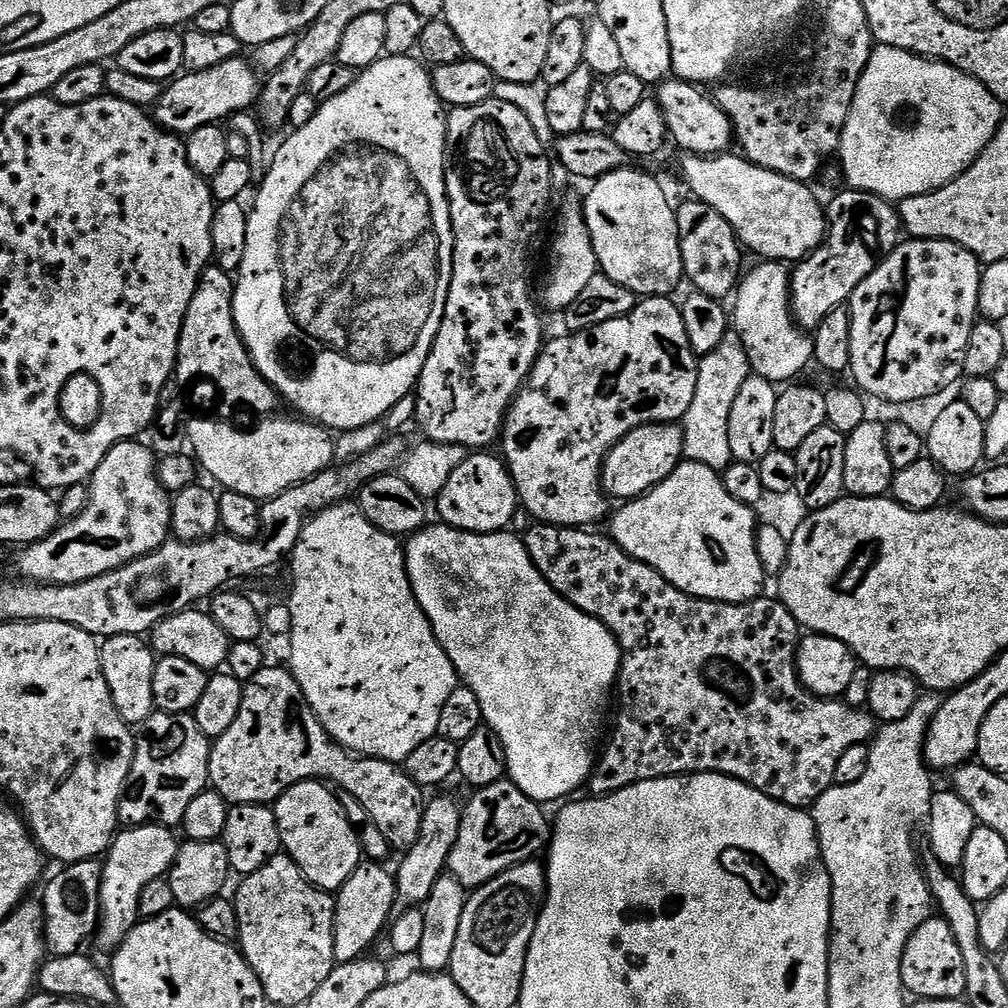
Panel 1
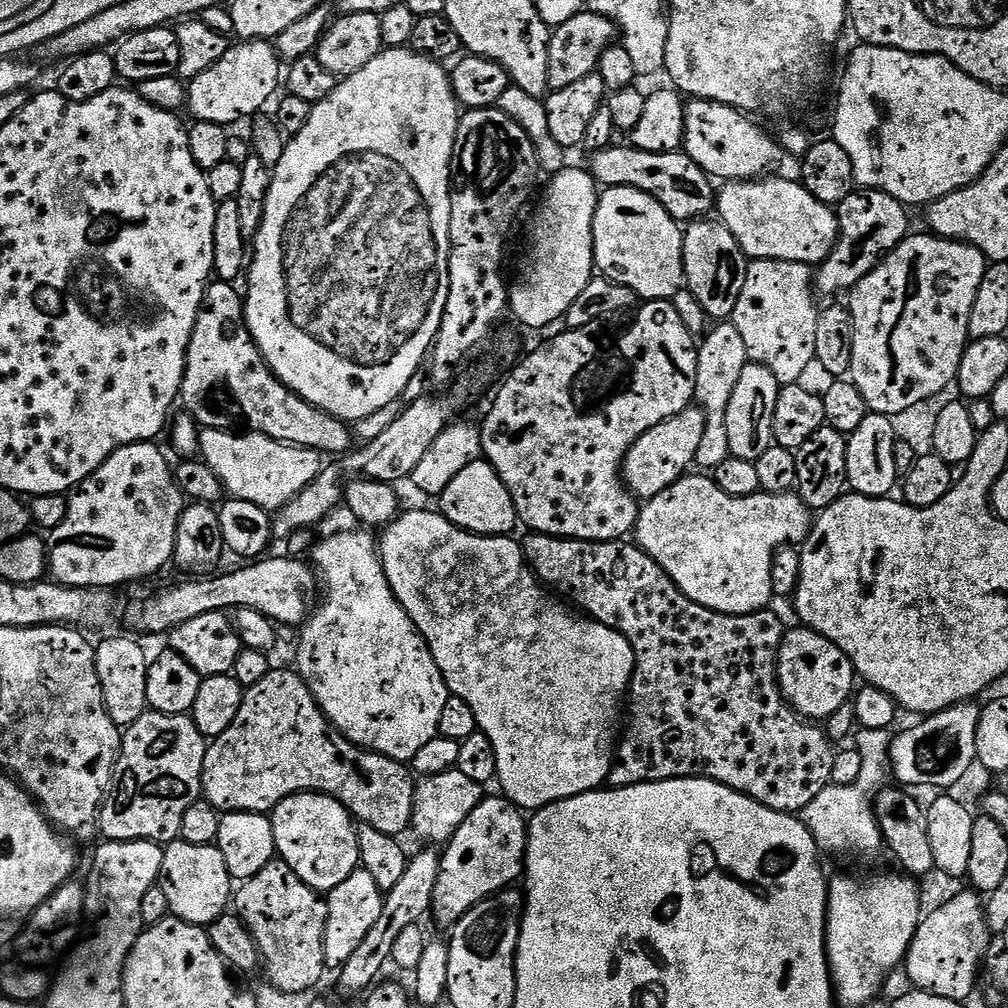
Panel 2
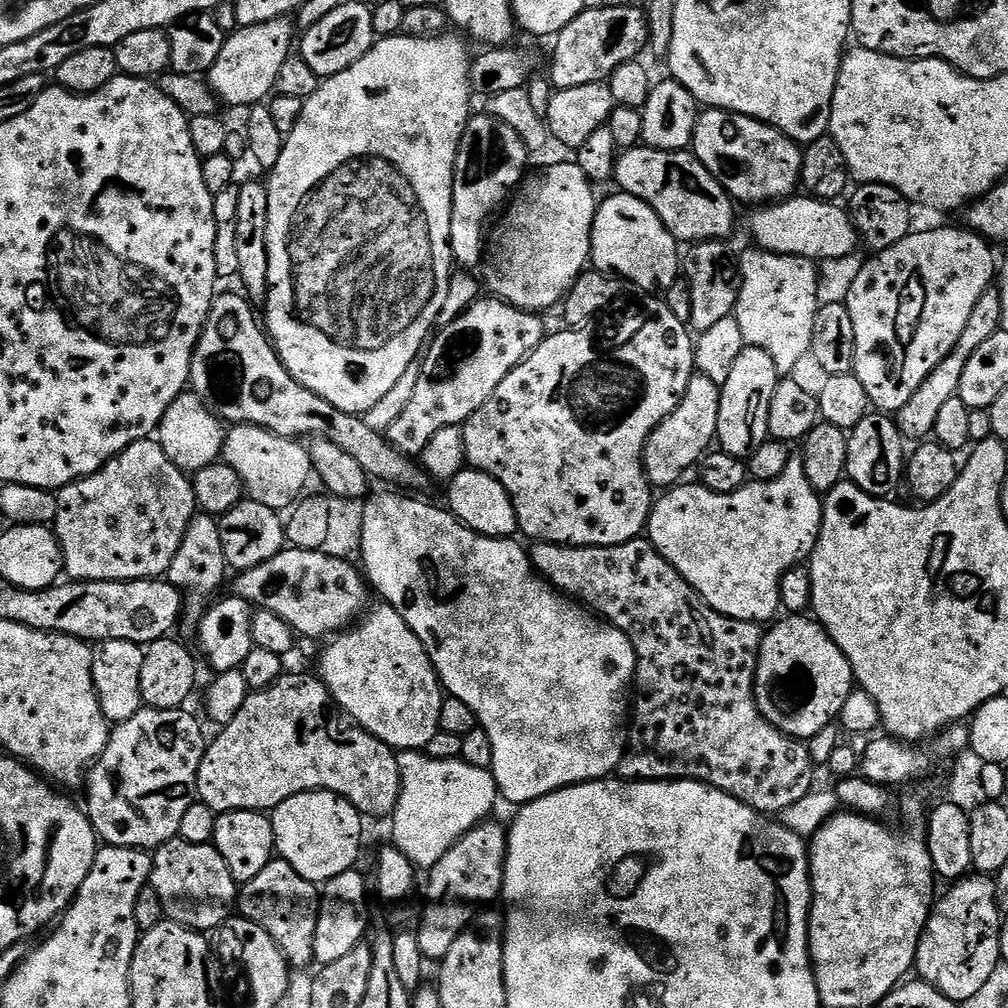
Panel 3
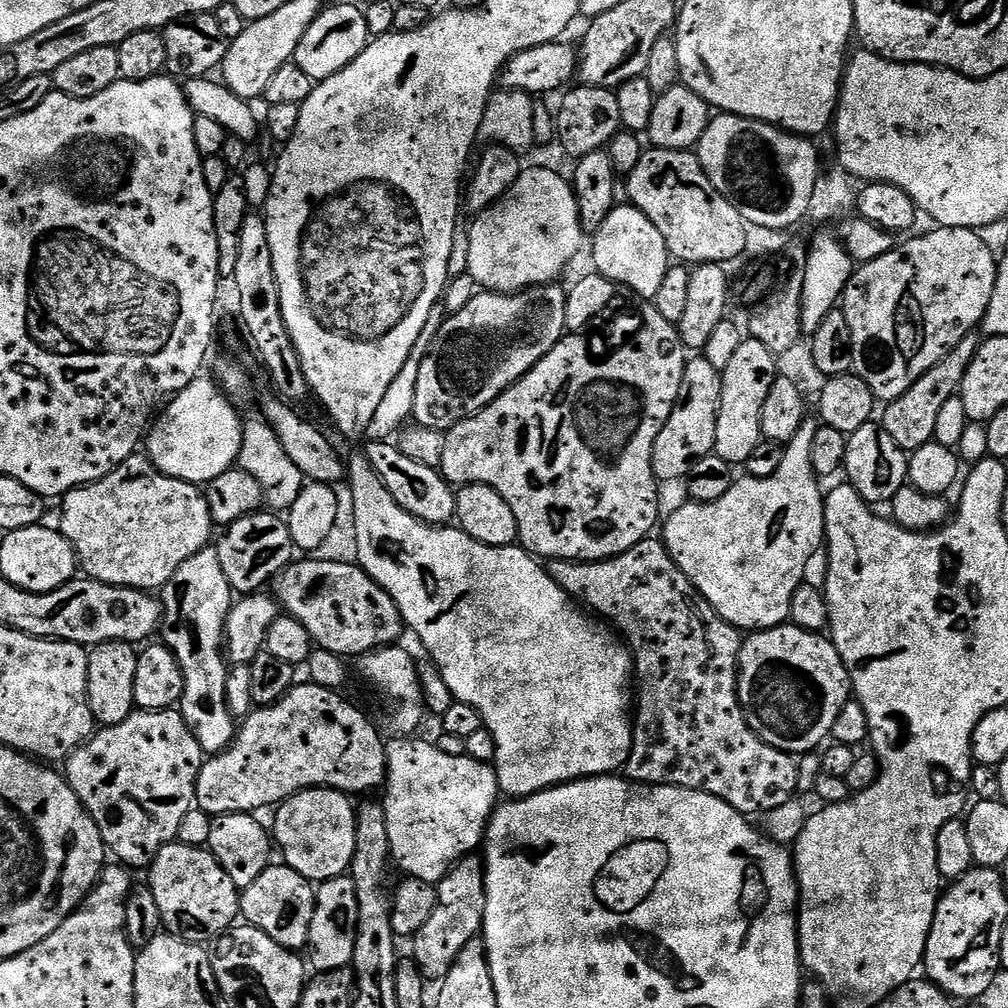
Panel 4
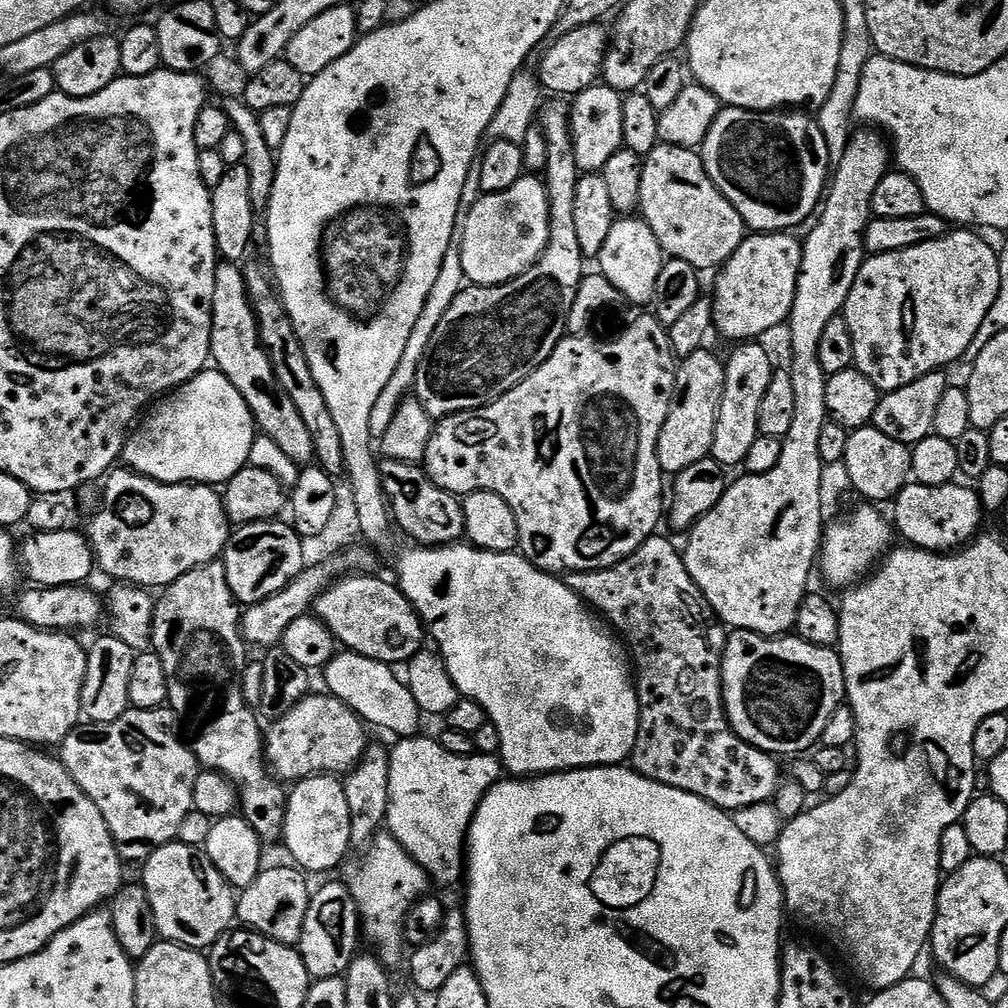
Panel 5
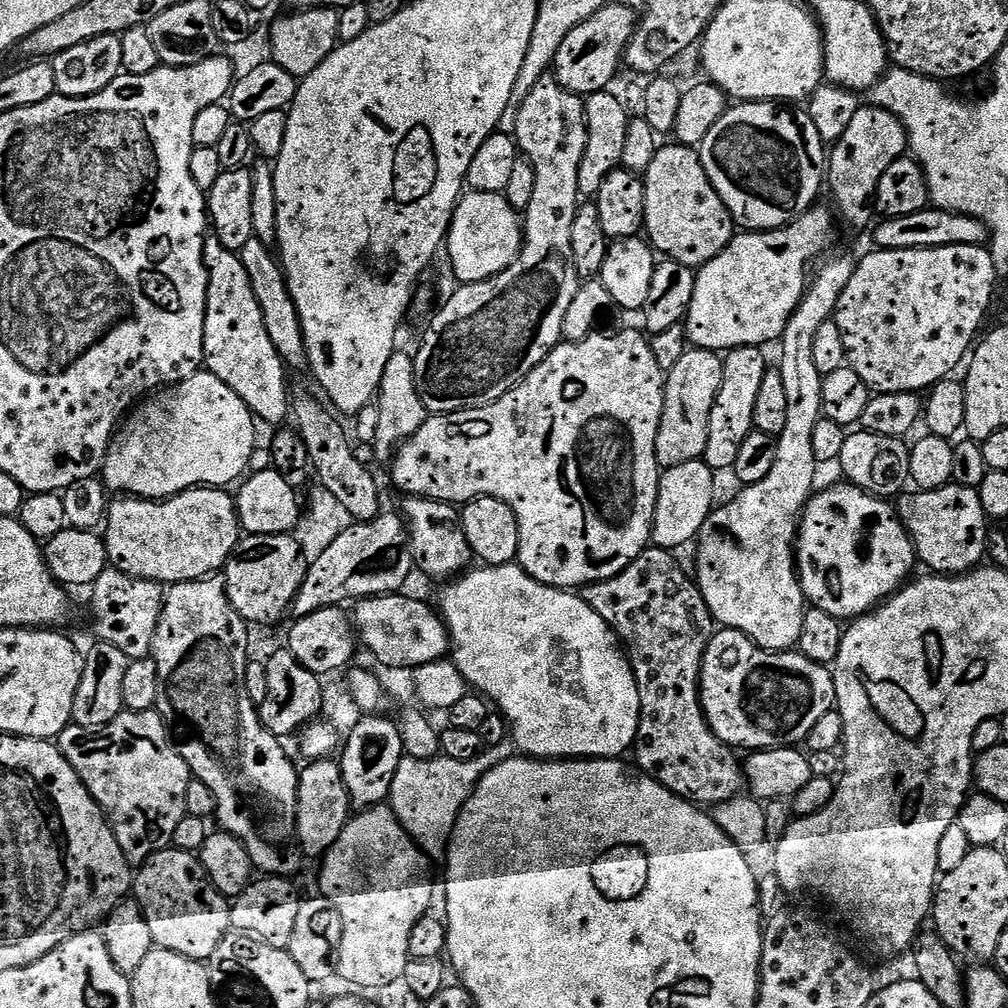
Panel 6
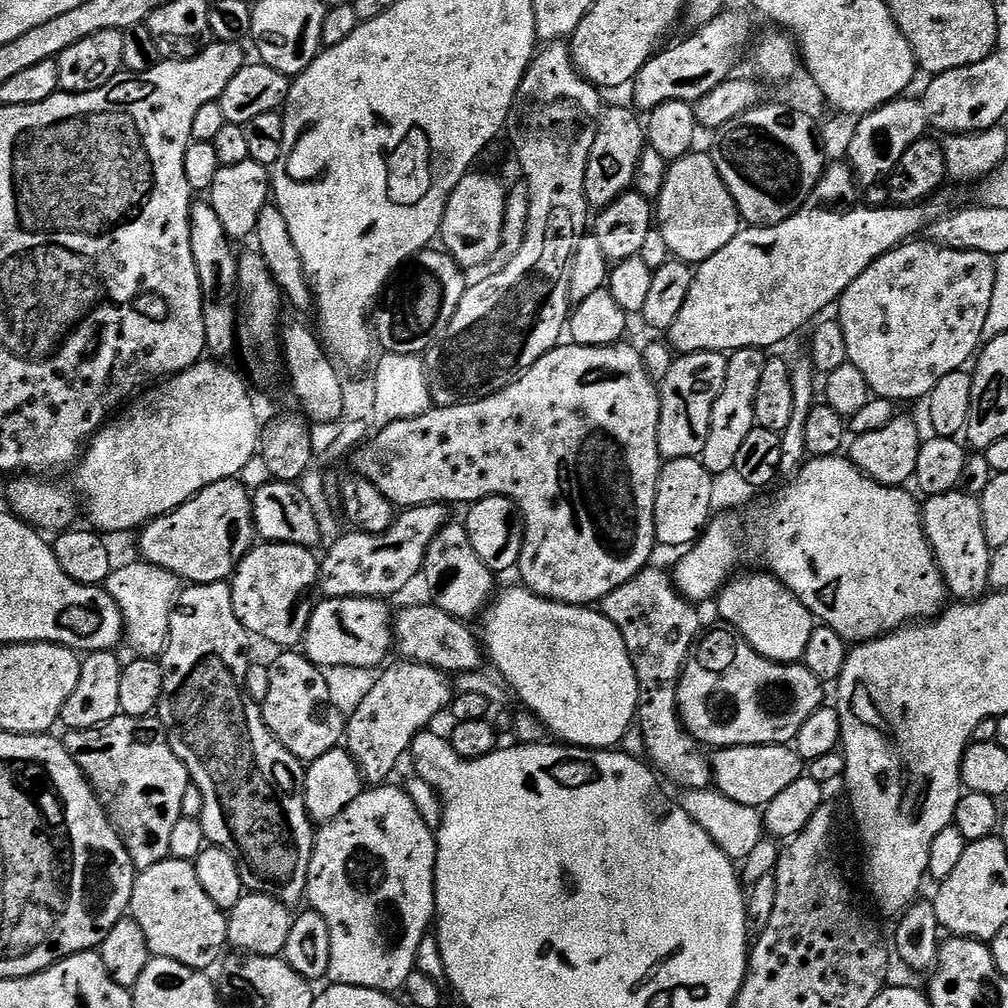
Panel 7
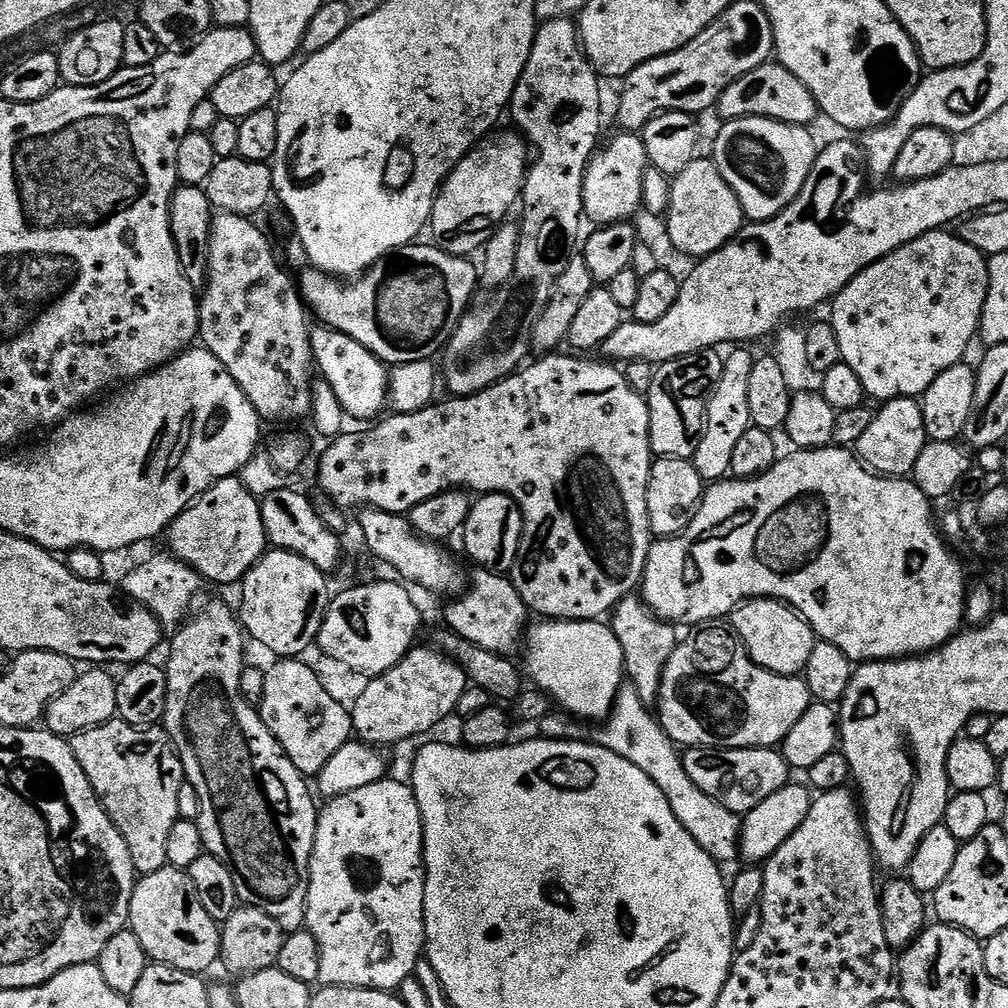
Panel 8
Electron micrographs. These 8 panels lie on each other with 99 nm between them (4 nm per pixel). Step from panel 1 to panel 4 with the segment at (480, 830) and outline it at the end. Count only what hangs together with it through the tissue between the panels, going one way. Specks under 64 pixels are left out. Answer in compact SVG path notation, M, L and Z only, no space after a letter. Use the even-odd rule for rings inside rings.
M471 854L457 861L446 876L436 885L434 912L427 919L426 926L422 926L422 930L418 930L418 934L411 937L412 952L410 952L410 956L411 959L415 960L418 970L424 975L425 981L432 982L433 980L433 982L439 982L444 980L446 974L450 974L450 966L454 966L458 954L462 954L462 950L466 950L468 943L481 935L483 927L484 862L479 855Z

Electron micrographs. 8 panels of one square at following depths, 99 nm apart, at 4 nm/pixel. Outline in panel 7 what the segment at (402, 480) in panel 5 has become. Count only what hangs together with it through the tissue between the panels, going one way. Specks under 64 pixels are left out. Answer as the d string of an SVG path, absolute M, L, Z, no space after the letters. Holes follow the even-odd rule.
M449 522L444 527L438 529L436 536L426 550L424 570L422 573L423 580L425 586L428 587L427 599L431 603L454 618L465 622L472 622L472 619L476 615L477 619L487 609L490 601L493 599L494 591L492 592L492 587L495 586L497 577L485 566L482 558L478 558L478 554L474 554L474 550L470 546L467 527L463 523L455 524L455 522Z

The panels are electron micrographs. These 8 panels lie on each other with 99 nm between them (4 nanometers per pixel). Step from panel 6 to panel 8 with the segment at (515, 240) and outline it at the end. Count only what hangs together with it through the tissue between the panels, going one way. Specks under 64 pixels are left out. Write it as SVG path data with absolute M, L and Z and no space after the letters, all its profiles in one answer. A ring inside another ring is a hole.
M515 131L499 132L467 152L444 179L436 195L430 221L431 239L435 247L452 256L468 258L473 255L471 252L479 253L493 232L509 219L508 211L515 204L517 207L521 199L524 177L530 167L530 148L524 137Z

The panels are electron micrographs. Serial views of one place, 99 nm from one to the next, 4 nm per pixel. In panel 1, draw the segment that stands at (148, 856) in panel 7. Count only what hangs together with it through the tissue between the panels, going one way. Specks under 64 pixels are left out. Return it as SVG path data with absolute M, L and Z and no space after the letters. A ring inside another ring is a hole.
M153 711L146 722L138 726L135 733L136 753L134 762L130 766L128 781L124 783L124 790L120 793L120 805L116 811L117 821L124 826L137 824L162 824L165 826L183 825L186 806L198 798L198 794L209 787L208 783L208 754L210 740L198 730L195 715L173 715L170 712Z

